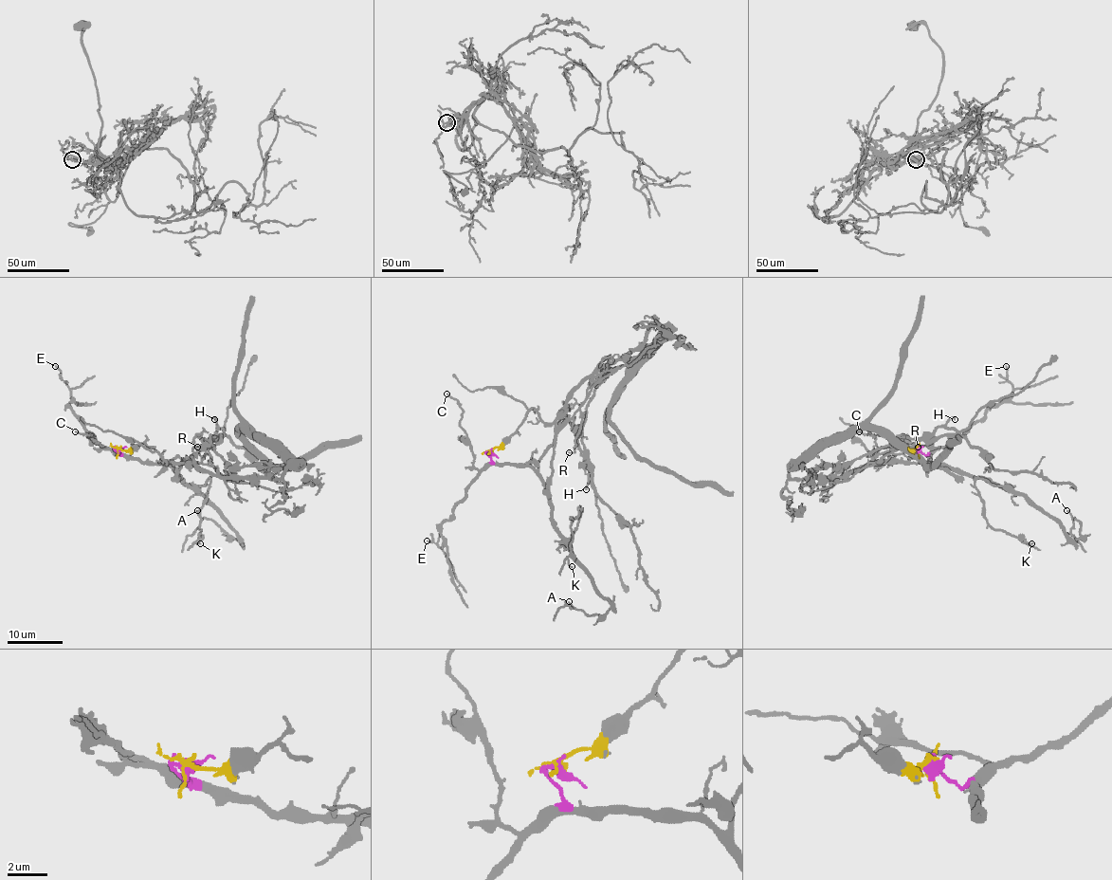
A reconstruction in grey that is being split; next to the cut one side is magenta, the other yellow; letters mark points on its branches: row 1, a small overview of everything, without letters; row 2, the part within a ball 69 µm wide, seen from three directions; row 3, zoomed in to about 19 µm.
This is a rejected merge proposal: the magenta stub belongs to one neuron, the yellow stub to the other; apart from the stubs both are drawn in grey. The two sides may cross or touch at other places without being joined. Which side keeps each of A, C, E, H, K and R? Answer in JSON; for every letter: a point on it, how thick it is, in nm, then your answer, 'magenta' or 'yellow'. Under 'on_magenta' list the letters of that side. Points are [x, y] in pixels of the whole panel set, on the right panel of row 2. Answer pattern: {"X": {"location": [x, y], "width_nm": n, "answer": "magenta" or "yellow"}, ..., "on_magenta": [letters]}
{"A": {"location": [1066, 510], "width_nm": 120, "answer": "magenta"}, "C": {"location": [859, 431], "width_nm": 110, "answer": "magenta"}, "E": {"location": [1006, 366], "width_nm": 180, "answer": "magenta"}, "H": {"location": [955, 419], "width_nm": 170, "answer": "yellow"}, "K": {"location": [1031, 543], "width_nm": 110, "answer": "magenta"}, "R": {"location": [918, 447], "width_nm": 90, "answer": "yellow"}, "on_magenta": ["A", "C", "E", "K"]}

